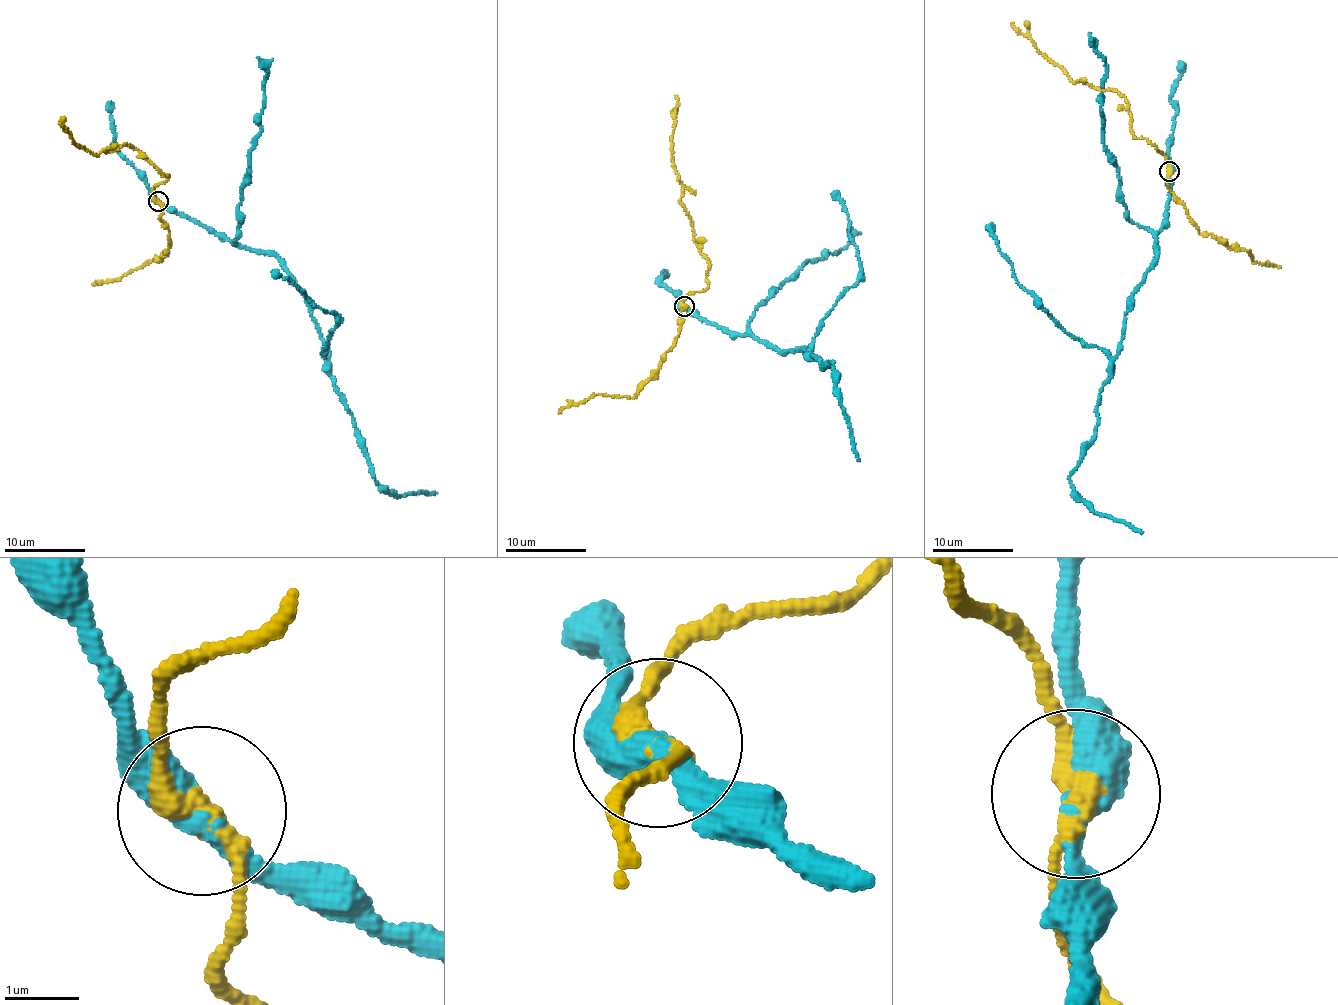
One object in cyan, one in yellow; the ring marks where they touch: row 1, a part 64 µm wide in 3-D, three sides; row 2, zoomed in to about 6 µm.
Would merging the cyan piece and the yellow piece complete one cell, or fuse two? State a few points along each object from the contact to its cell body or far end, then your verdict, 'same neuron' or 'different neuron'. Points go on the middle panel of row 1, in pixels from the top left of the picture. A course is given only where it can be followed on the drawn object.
cyan runs (684, 306), (784, 354), (804, 349), (820, 368), (832, 363), (859, 461); yellow runs (684, 306), (681, 301), (686, 296), (708, 286), (706, 271), (709, 264), (693, 237), (671, 156), (675, 95); different neuron

